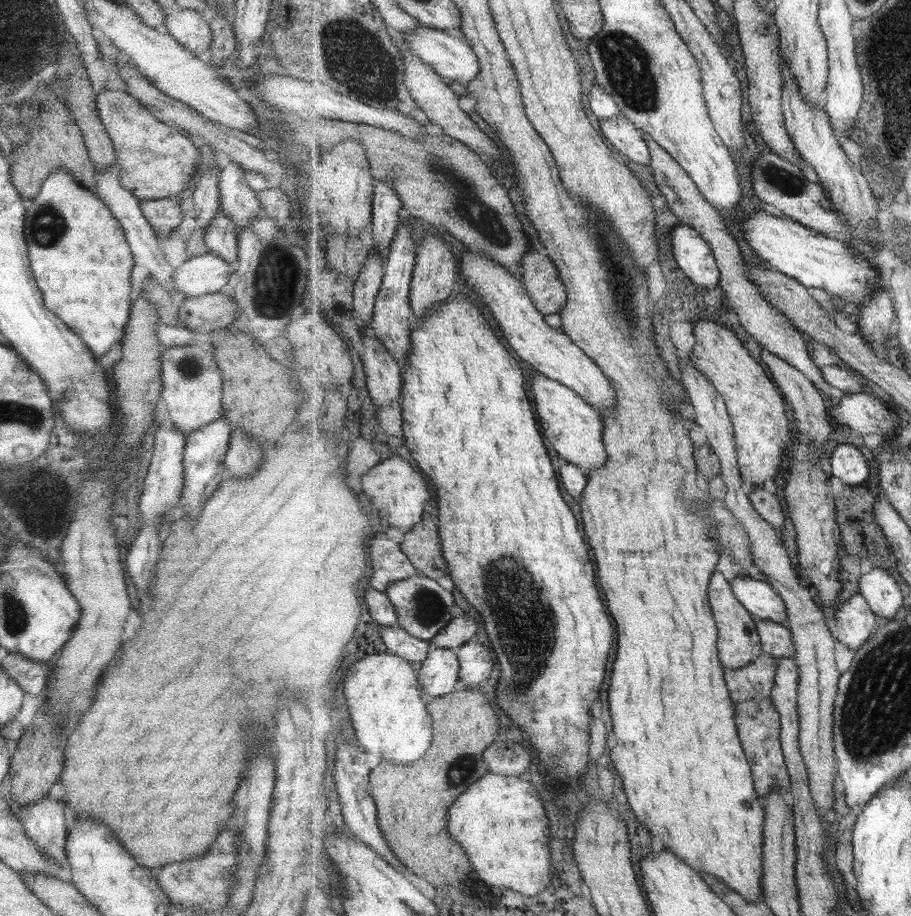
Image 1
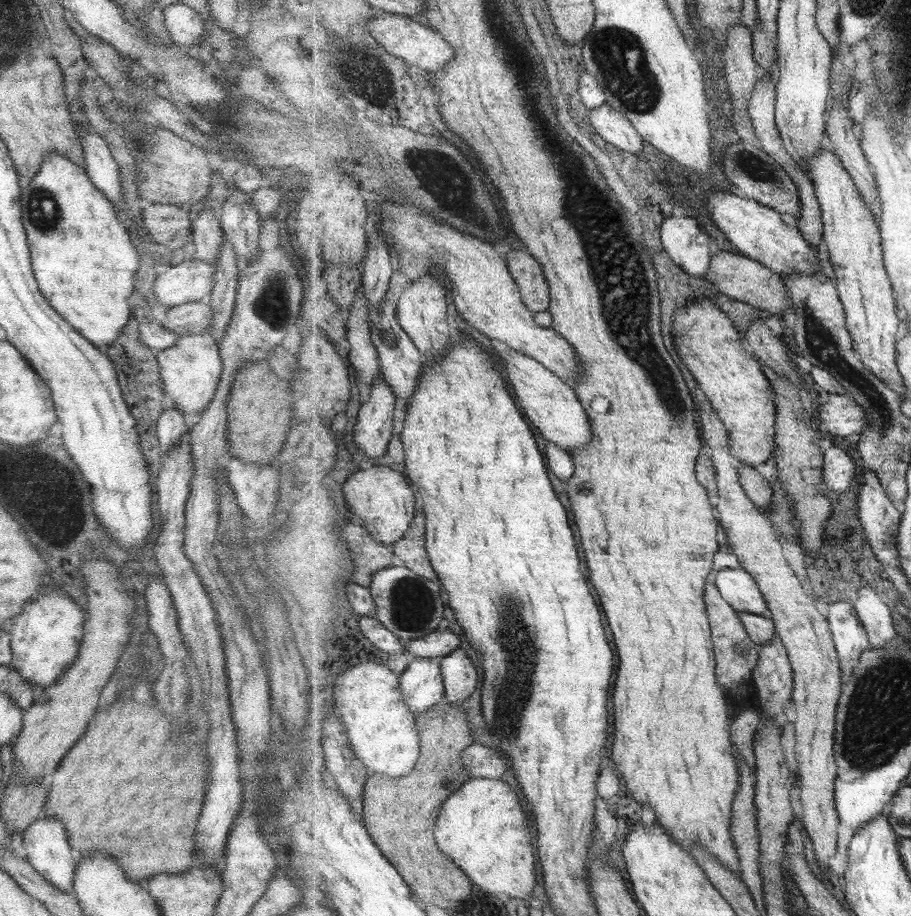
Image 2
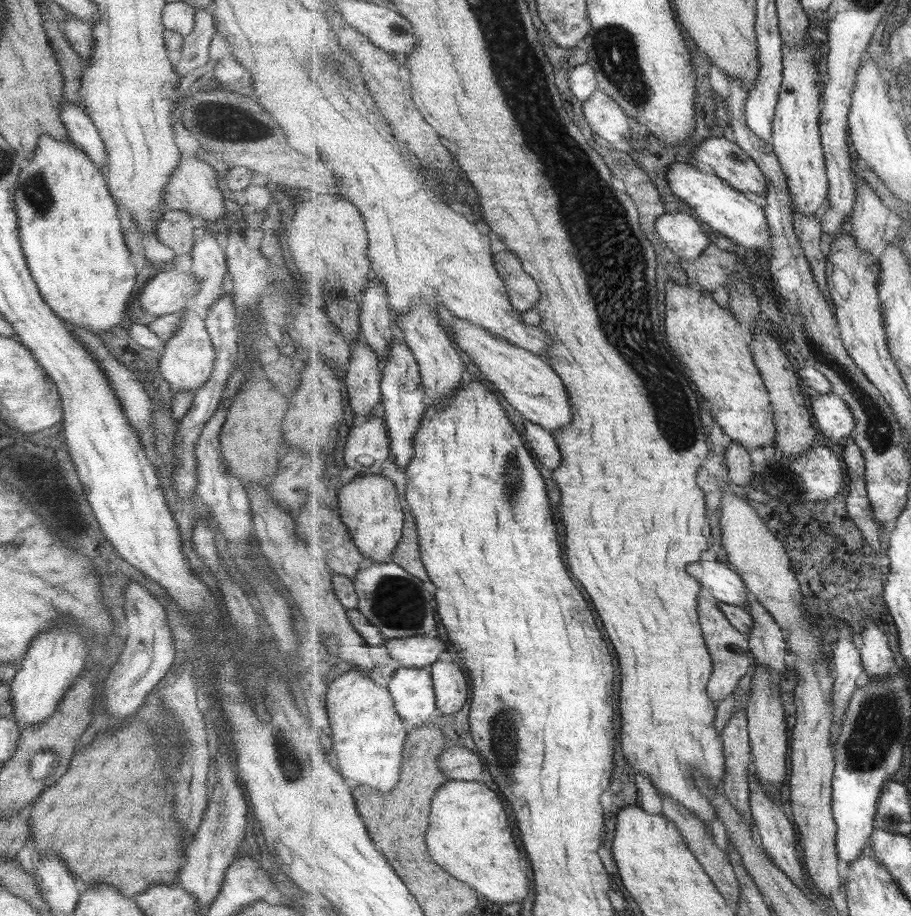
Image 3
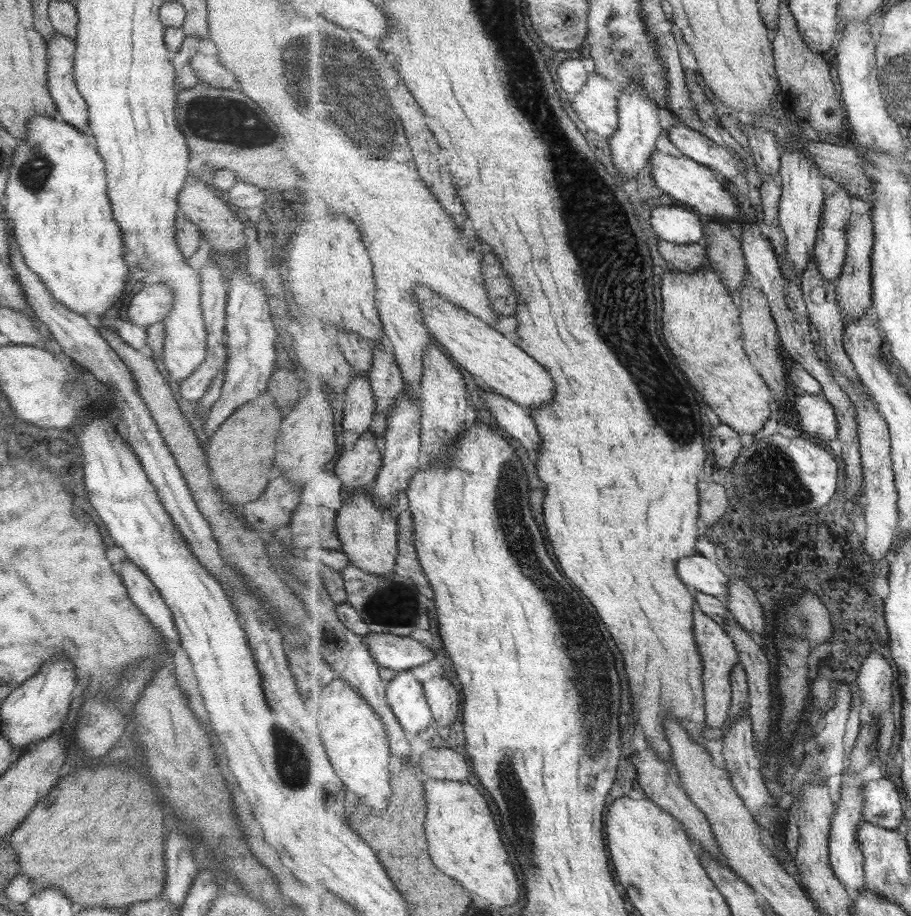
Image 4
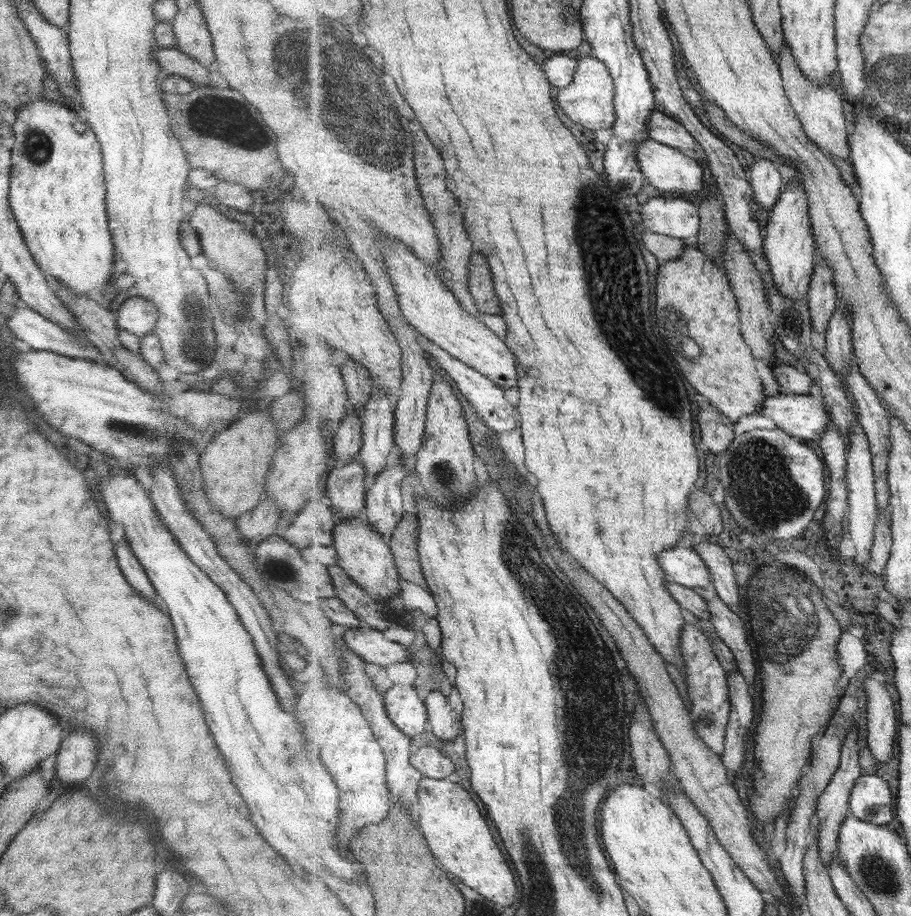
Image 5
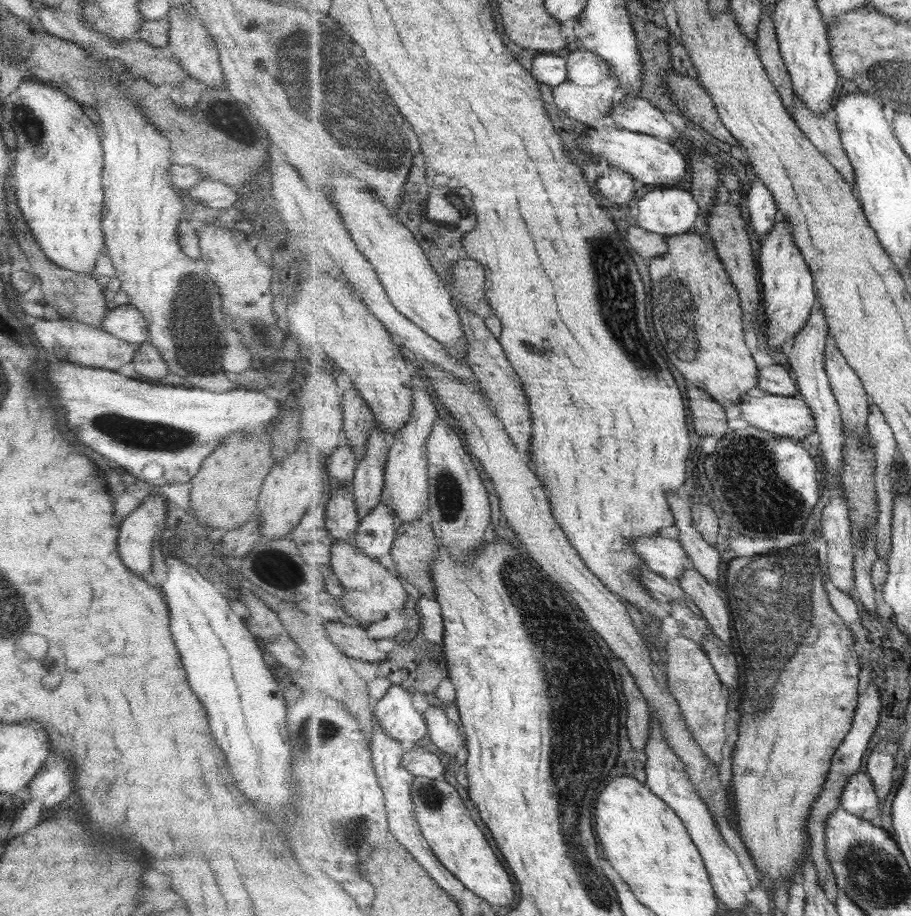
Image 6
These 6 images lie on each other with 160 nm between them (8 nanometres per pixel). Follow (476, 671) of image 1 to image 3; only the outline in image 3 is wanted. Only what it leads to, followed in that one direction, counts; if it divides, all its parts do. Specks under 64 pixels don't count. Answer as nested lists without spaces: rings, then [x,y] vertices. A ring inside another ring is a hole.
[[[457,660],[451,664],[437,662],[430,665],[436,692],[438,713],[453,715],[459,712],[469,700],[469,677],[463,668],[457,666]]]

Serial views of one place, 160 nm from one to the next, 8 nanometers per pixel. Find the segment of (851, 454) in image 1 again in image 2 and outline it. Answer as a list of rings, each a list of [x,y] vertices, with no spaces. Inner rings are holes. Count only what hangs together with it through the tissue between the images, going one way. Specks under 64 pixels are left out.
[[[829,447],[824,451],[824,484],[835,492],[845,492],[855,480],[861,468],[855,462],[855,457],[845,450]]]

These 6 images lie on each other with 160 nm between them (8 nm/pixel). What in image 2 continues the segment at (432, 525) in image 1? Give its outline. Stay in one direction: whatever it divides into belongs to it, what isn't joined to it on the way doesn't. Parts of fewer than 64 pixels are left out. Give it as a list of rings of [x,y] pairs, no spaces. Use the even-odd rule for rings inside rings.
[[[422,511],[415,515],[407,536],[403,540],[398,540],[399,544],[393,544],[393,552],[399,559],[402,559],[407,568],[429,580],[437,580],[439,579],[437,571],[431,564],[425,546],[425,535],[426,516]]]

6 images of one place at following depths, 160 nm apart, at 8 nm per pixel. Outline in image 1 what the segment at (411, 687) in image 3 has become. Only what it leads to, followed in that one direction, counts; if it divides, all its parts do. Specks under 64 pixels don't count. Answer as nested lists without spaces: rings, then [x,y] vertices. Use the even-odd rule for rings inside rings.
[[[436,648],[422,663],[418,676],[425,696],[437,698],[460,689],[459,654],[455,649]]]

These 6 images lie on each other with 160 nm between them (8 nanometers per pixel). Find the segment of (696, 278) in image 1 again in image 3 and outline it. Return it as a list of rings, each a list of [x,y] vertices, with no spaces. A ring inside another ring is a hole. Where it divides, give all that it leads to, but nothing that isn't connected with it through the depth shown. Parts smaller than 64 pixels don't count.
[[[685,212],[663,214],[656,222],[657,232],[670,250],[680,258],[696,259],[712,245],[701,224]]]

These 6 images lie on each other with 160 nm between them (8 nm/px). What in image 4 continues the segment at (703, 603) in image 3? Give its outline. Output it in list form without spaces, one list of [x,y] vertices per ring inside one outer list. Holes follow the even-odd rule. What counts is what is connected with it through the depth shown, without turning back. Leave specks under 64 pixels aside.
[[[698,606],[694,607],[694,633],[695,640],[699,645],[699,653],[703,657],[703,686],[706,692],[706,717],[707,725],[711,729],[723,730],[727,719],[730,717],[730,710],[733,705],[731,671],[733,667],[741,662],[739,651],[735,649],[734,640],[731,640],[725,626],[711,619],[701,611]]]

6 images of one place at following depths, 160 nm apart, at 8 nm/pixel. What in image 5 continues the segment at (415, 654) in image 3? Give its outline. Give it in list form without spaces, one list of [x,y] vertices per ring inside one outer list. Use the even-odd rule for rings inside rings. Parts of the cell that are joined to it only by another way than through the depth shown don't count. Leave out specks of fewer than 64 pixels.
[[[366,626],[342,631],[342,638],[347,647],[355,651],[367,663],[375,663],[384,668],[395,662],[410,662],[411,656],[409,656],[407,647],[403,647],[393,640],[387,640],[381,629]]]

